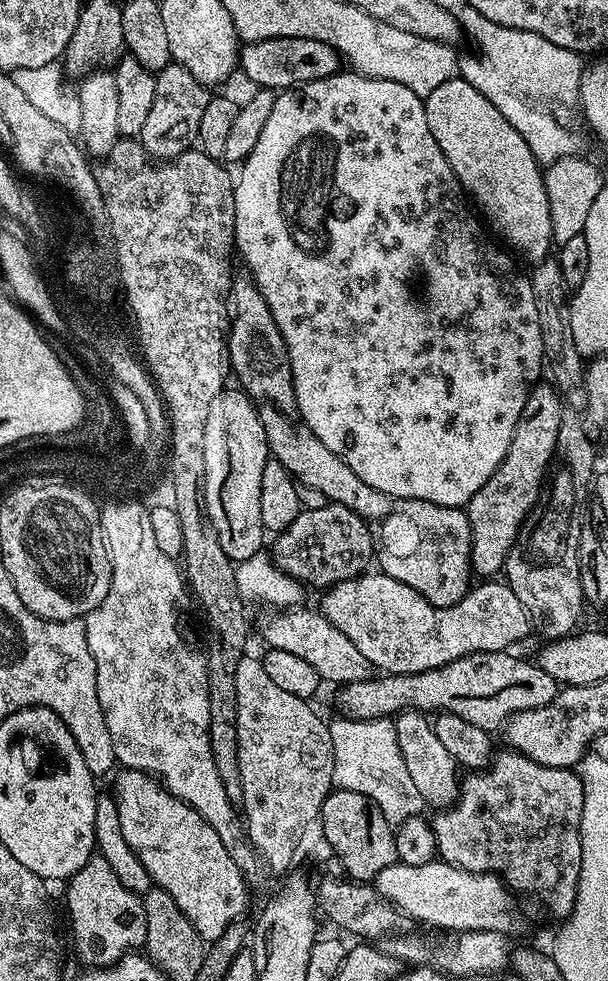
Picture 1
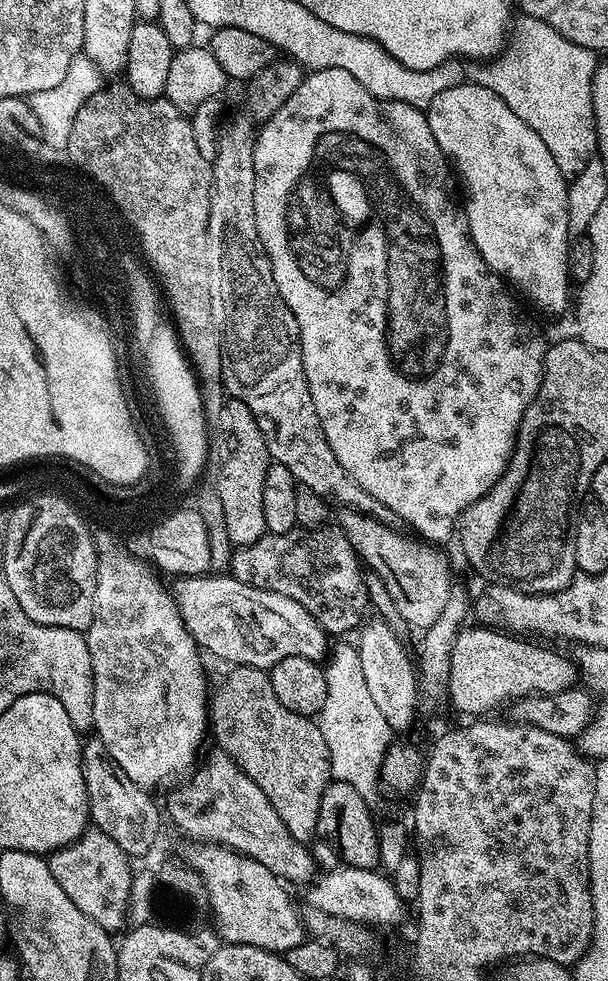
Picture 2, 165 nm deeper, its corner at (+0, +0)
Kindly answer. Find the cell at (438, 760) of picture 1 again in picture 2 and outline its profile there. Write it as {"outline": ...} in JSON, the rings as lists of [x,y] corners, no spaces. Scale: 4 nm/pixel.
{"outline":[[[374,618],[368,621],[359,629],[358,649],[361,656],[363,677],[366,678],[367,692],[371,695],[371,700],[378,706],[379,713],[386,718],[386,722],[392,728],[393,733],[400,734],[404,732],[418,717],[418,701],[416,699],[416,682],[418,673],[414,667],[413,659],[410,657],[410,652],[406,649],[405,641],[399,640],[391,629],[391,626],[381,618]]]}

